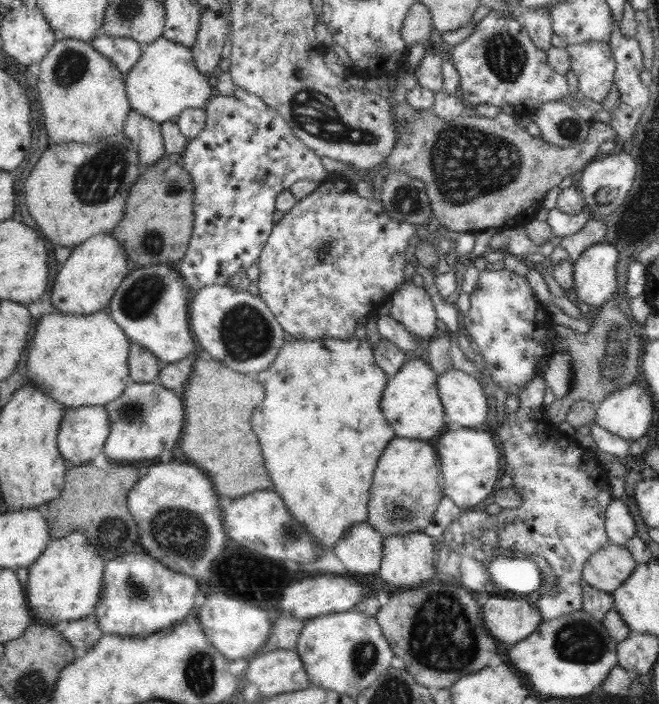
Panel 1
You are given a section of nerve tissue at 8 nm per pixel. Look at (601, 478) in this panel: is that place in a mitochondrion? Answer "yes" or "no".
no

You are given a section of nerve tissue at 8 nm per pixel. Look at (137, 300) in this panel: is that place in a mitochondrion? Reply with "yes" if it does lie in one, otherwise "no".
yes

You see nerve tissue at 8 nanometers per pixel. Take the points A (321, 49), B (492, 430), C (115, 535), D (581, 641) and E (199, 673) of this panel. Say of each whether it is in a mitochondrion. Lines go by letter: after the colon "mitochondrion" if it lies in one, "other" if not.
A: other
B: other
C: mitochondrion
D: mitochondrion
E: mitochondrion

